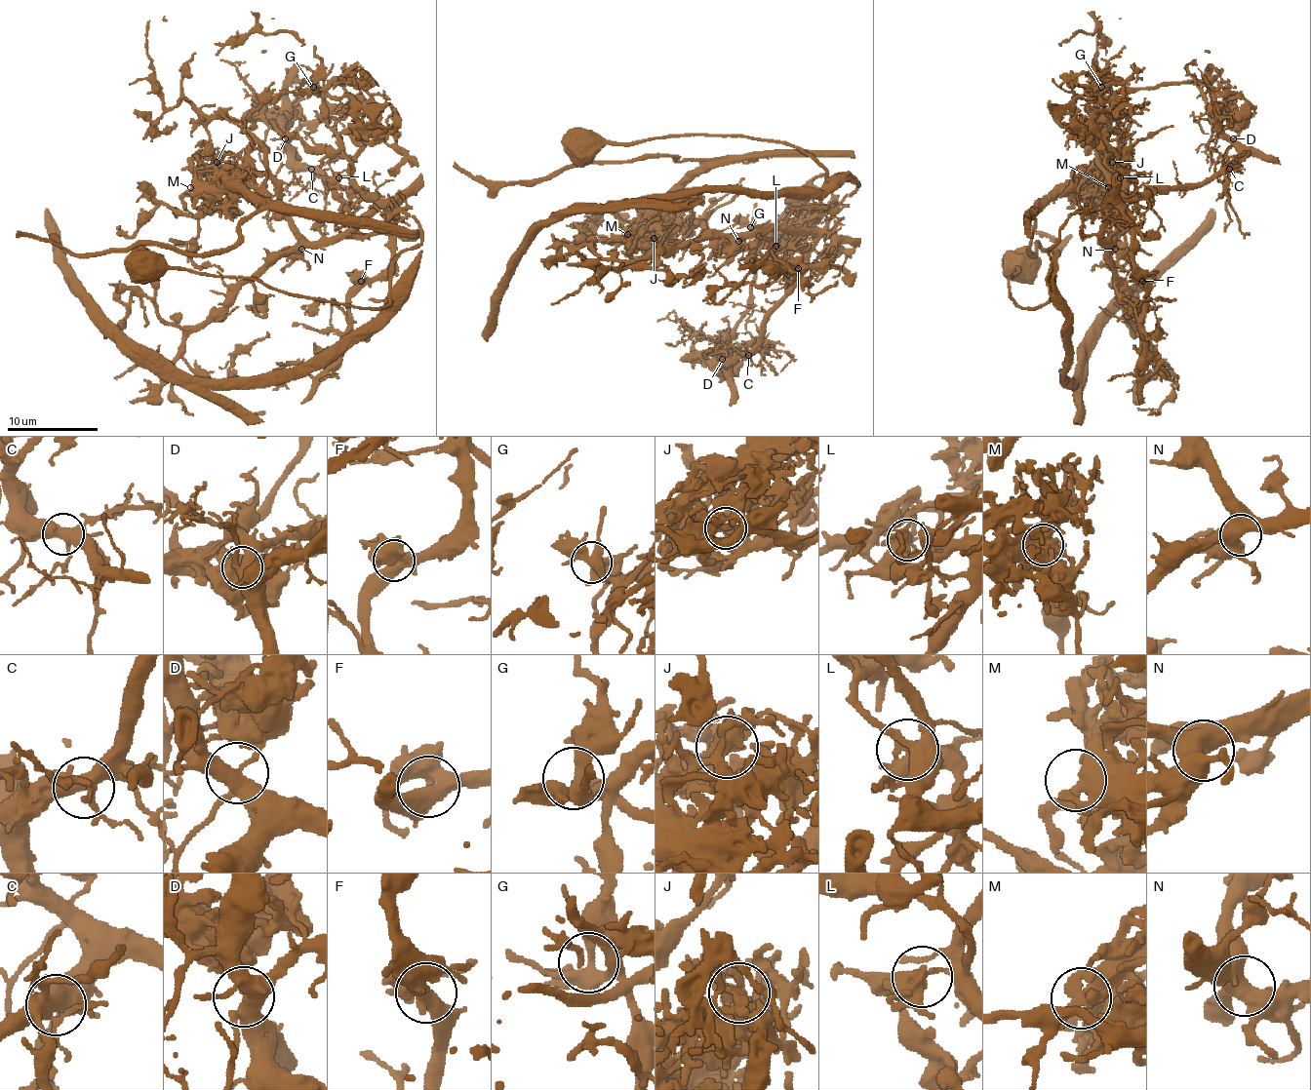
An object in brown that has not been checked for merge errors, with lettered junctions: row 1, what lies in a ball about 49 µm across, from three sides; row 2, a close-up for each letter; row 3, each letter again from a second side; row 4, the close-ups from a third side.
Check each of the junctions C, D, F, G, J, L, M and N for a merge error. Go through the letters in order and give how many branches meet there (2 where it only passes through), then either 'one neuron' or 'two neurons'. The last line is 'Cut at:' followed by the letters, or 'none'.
C: branches 5; one neuron
D: branches 4; two neurons
F: branches 4; one neuron
G: branches 4; one neuron
J: branches 3; two neurons
L: branches 6; two neurons
M: branches 3; one neuron
N: branches 3; one neuron
Cut at: D, J, L

